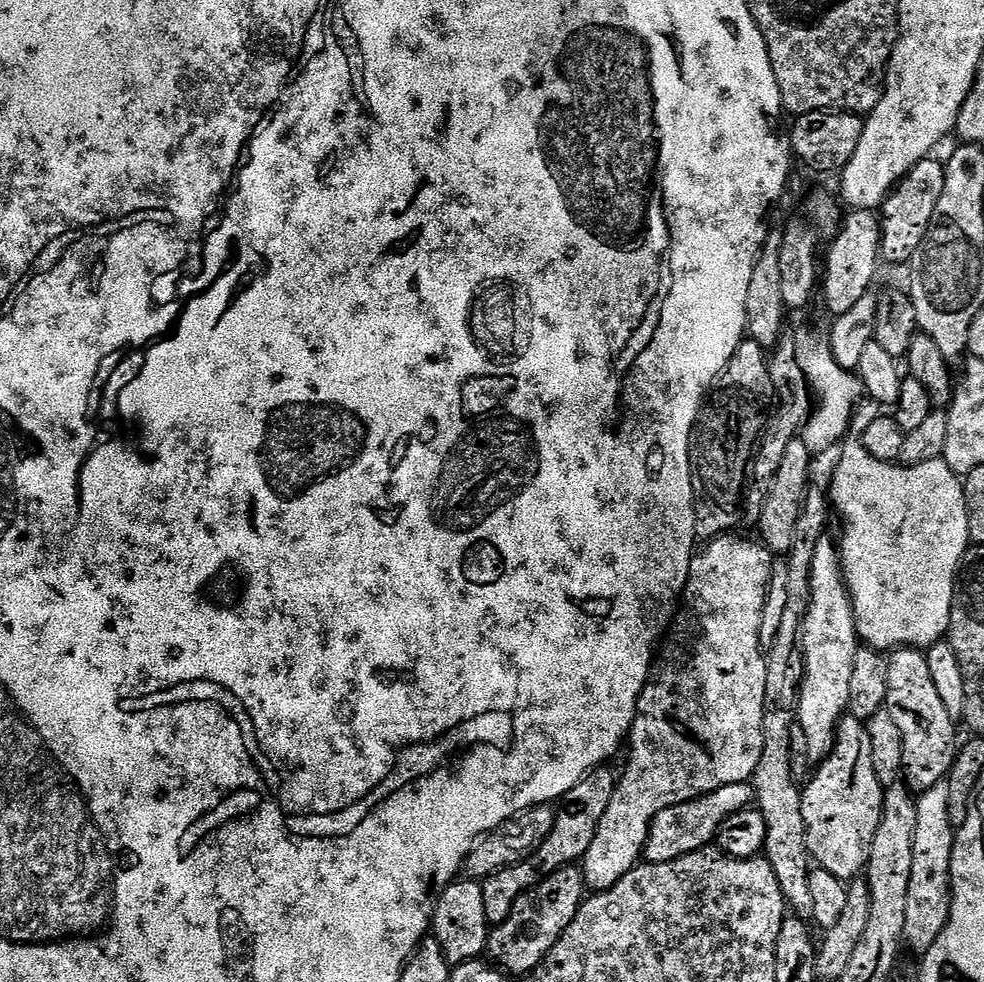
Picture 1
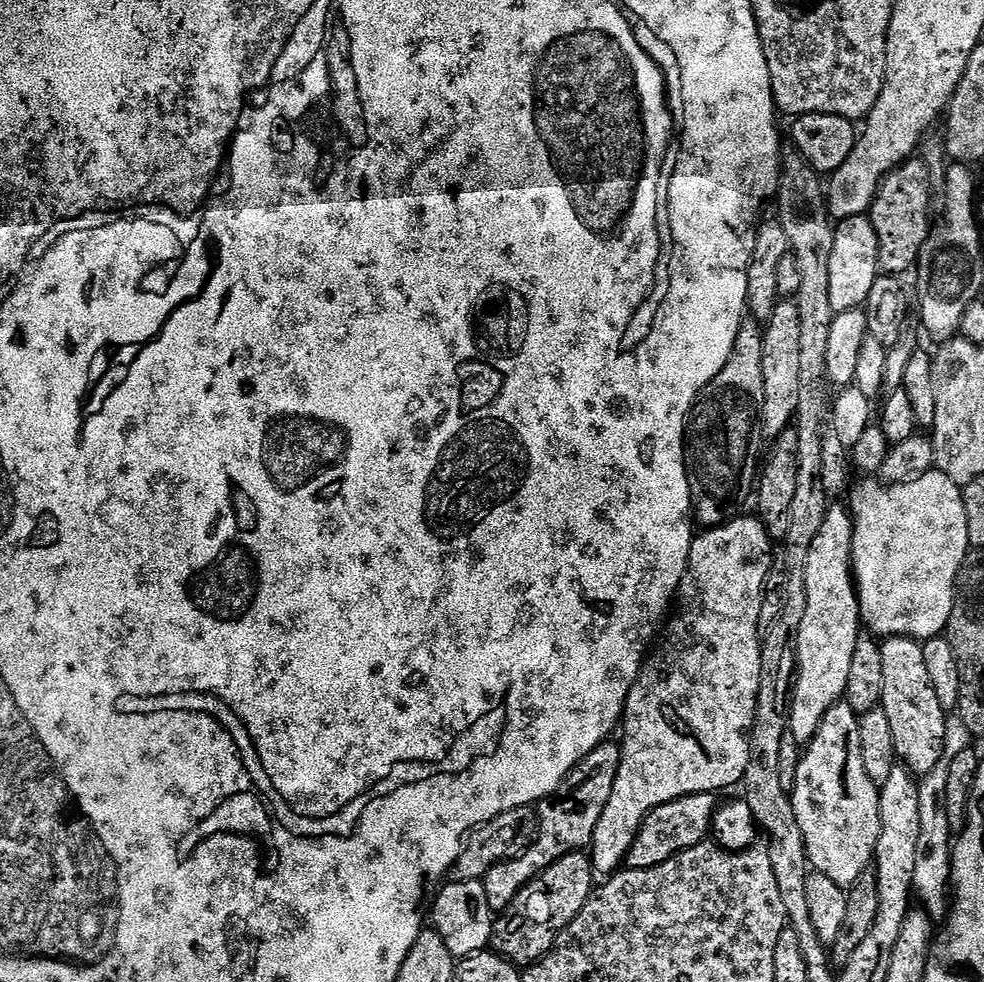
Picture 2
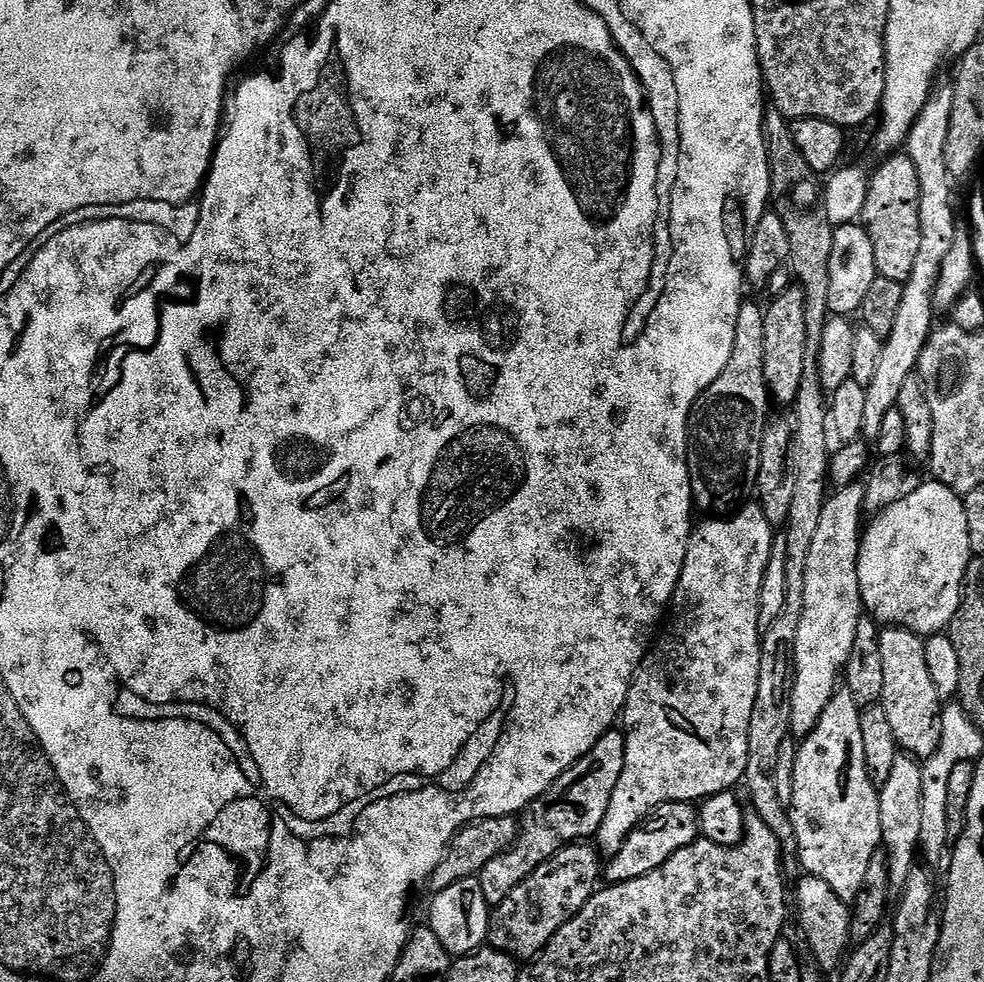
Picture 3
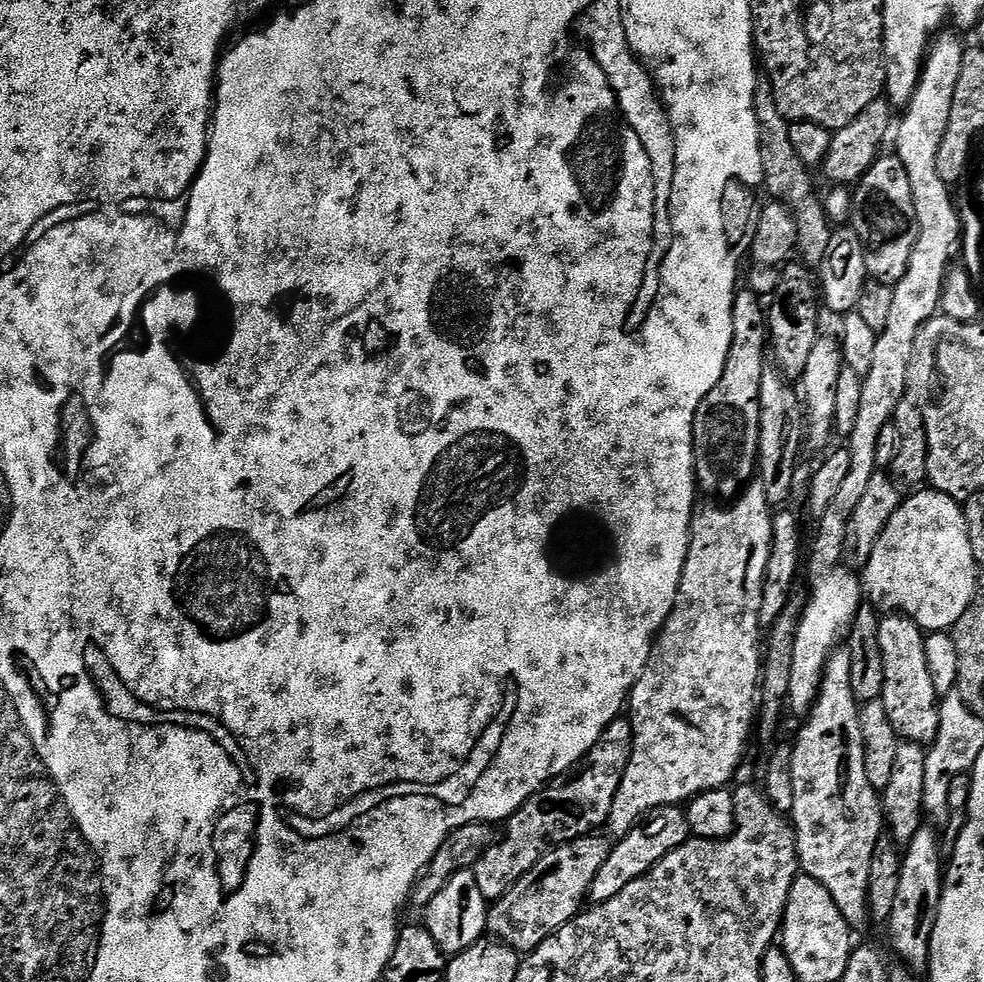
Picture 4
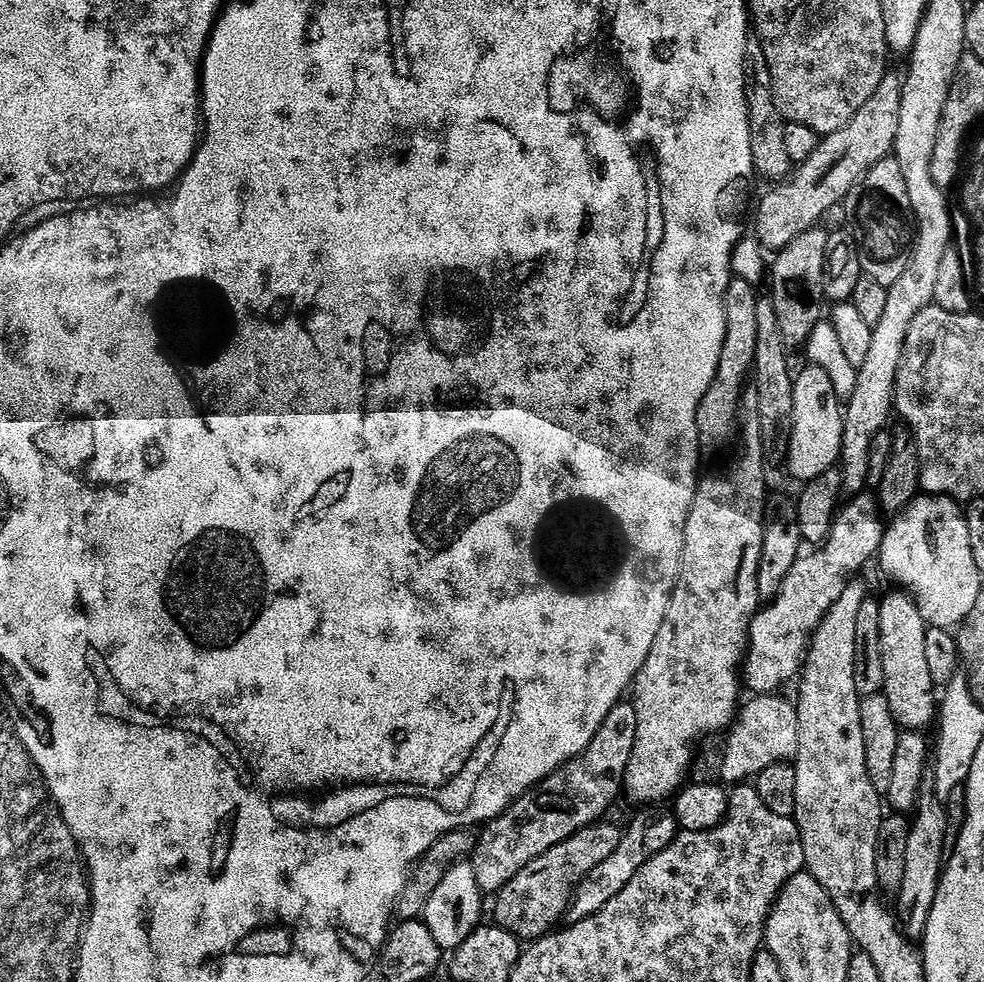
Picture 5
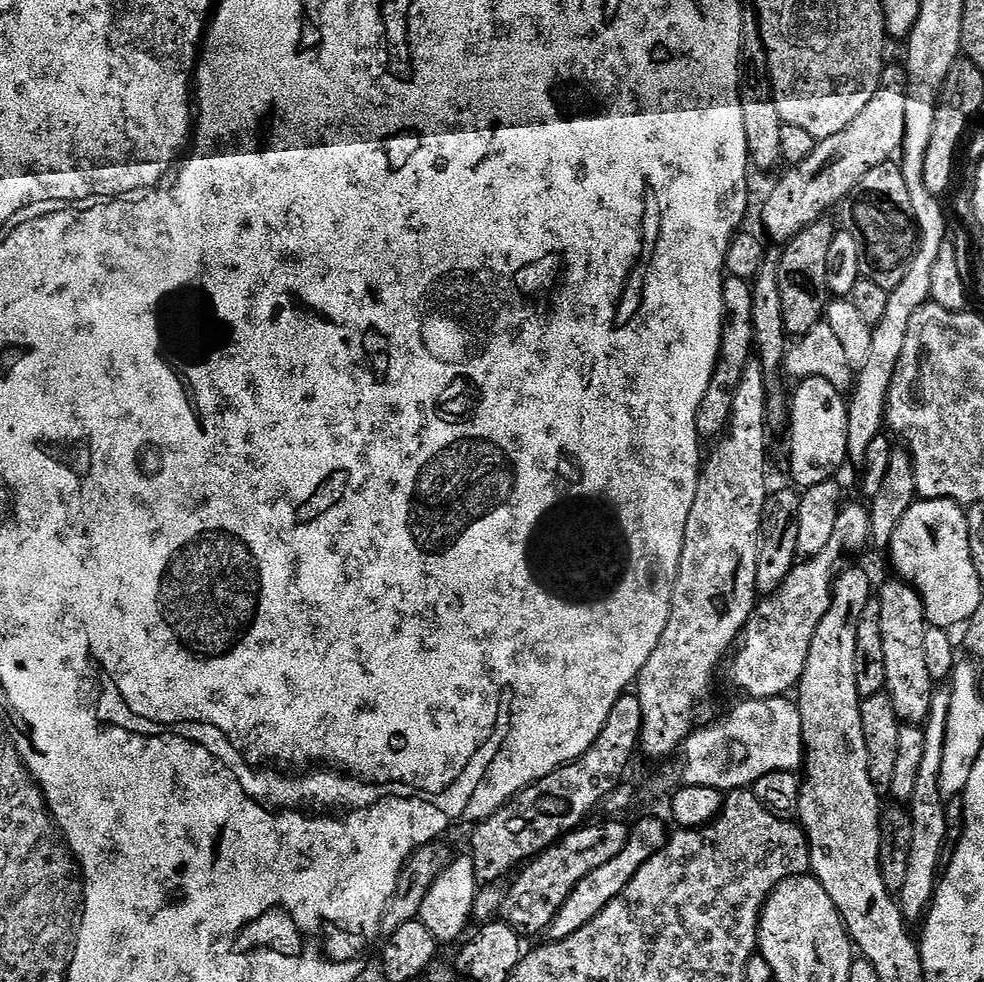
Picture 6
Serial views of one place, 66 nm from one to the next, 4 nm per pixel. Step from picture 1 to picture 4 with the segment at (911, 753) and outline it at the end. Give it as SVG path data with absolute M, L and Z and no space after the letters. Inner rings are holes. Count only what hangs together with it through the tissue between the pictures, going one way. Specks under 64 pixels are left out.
M888 614L880 621L878 646L882 646L882 670L886 674L880 699L886 706L890 722L901 740L931 746L936 740L940 725L940 701L936 694L930 669L926 662L924 629L918 627L909 616Z

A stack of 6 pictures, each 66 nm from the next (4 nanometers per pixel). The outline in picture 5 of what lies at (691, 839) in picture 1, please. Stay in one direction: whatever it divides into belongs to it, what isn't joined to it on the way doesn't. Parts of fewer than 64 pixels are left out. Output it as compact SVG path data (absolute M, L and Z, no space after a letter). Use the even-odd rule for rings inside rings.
M660 810L637 811L640 813L629 822L628 829L626 827L623 829L618 842L618 850L614 850L614 854L610 854L610 858L606 858L606 862L594 866L594 870L590 870L590 874L586 874L586 878L582 878L568 909L566 917L568 924L577 924L598 914L598 910L602 910L602 906L606 906L606 902L618 898L618 894L622 894L622 890L626 890L630 878L634 878L634 874L638 874L638 870L642 870L642 866L646 866L646 862L650 862L650 858L654 858L676 841L678 825L675 815L671 811L656 811Z

